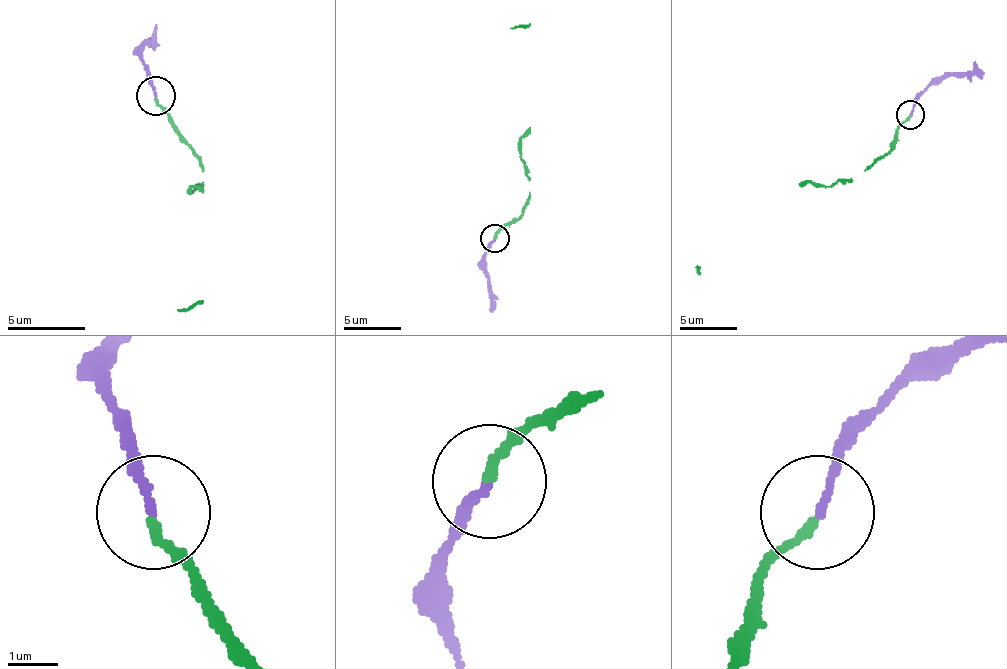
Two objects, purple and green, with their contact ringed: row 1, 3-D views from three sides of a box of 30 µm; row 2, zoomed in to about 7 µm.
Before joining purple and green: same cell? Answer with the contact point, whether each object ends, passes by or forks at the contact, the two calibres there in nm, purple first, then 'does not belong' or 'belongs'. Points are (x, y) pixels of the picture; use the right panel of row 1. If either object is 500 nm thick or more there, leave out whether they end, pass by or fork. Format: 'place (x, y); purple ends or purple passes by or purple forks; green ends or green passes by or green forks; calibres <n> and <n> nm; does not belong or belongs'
place (910, 114); purple ends; green ends; calibres 150 and 180 nm; belongs

